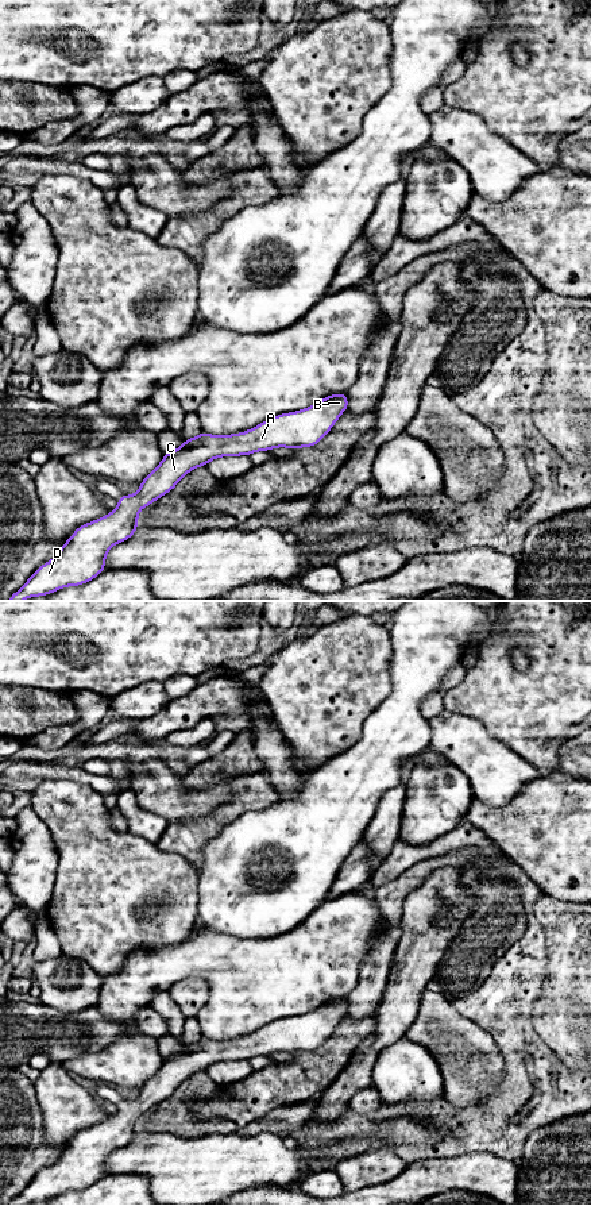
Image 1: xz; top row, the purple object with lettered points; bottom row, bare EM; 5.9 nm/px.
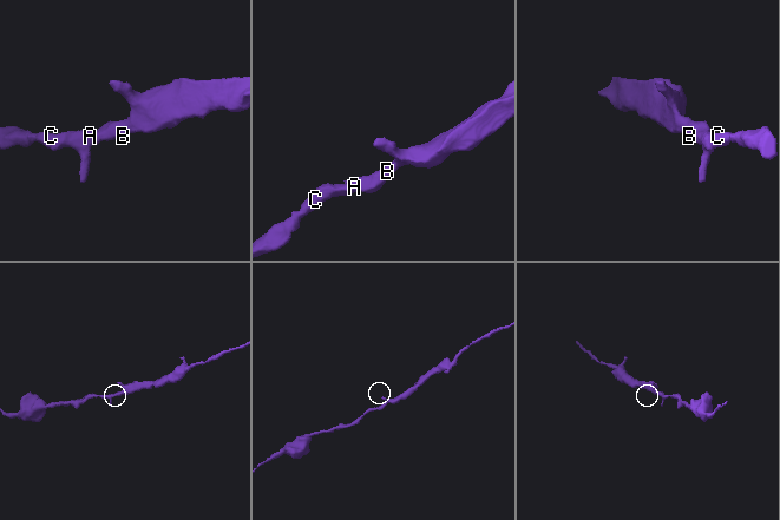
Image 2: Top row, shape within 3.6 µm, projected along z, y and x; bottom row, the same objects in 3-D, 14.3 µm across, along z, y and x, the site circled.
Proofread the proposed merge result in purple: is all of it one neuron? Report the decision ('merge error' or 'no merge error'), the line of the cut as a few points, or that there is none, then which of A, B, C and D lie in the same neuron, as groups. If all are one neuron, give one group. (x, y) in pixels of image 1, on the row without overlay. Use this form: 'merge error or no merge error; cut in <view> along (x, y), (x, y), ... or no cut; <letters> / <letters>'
no merge error; no cut; A B C D

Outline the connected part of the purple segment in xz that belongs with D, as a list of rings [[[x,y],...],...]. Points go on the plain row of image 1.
[[[345,998],[322,1003],[298,1017],[274,1021],[252,1034],[233,1040],[209,1040],[185,1044],[181,1053],[163,1060],[162,1067],[132,1101],[121,1099],[119,1111],[103,1124],[80,1130],[57,1161],[42,1170],[8,1206],[51,1199],[61,1192],[80,1191],[105,1175],[105,1160],[116,1148],[138,1134],[138,1118],[175,1093],[182,1082],[219,1061],[251,1060],[275,1052],[316,1051],[348,1014]]]

